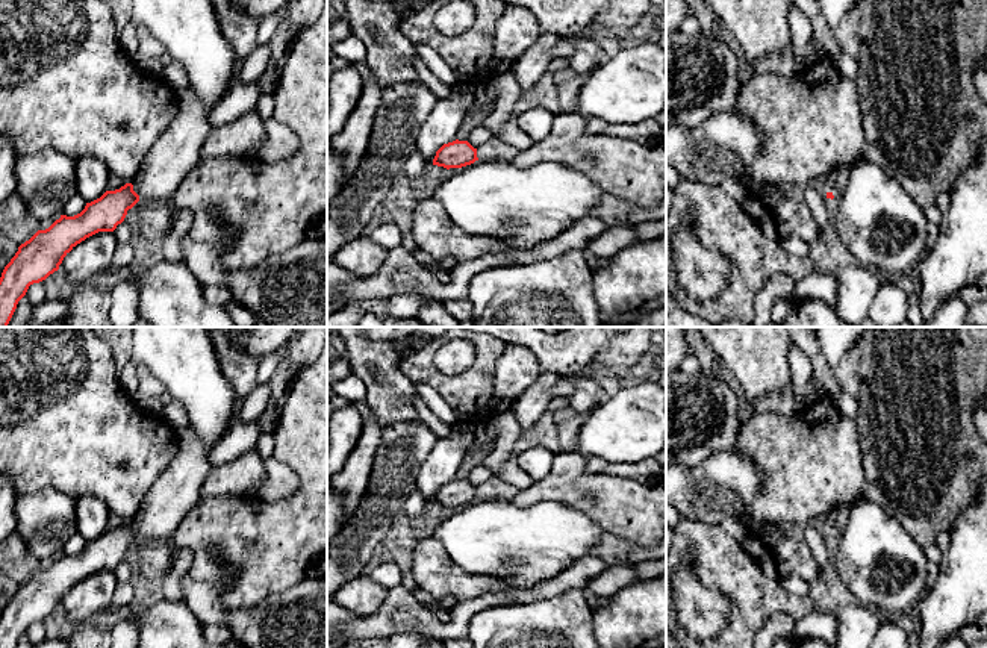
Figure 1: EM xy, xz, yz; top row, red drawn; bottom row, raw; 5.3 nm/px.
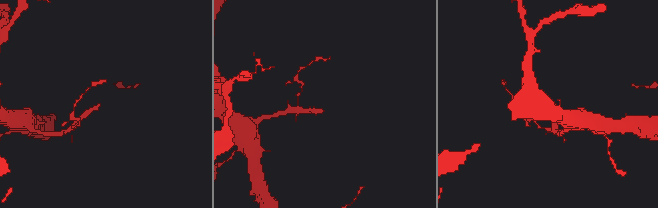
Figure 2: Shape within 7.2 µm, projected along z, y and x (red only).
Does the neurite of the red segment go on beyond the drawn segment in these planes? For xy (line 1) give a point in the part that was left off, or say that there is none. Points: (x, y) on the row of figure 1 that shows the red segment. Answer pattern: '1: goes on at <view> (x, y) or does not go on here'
1: goes on at xy (179, 150)

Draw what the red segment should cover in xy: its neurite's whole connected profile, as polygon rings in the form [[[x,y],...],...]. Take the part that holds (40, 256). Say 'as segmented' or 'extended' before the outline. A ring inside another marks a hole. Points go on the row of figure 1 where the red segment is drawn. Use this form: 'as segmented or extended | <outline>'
extended | [[[189,85],[179,94],[179,98],[180,111],[177,117],[147,153],[132,183],[126,183],[115,191],[106,191],[100,198],[86,203],[85,209],[74,217],[61,215],[48,229],[38,230],[18,247],[0,277],[0,327],[8,327],[29,286],[58,271],[64,257],[77,244],[98,232],[114,232],[124,221],[127,210],[139,200],[170,200],[176,194],[182,179],[200,162],[201,147],[213,132],[209,124],[209,112],[213,106],[206,106]]]

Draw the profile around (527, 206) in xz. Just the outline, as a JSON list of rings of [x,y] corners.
[[[492,157],[463,167],[430,197],[466,233],[500,238],[528,251],[592,217],[602,194],[575,168],[556,162],[516,167],[506,157]]]

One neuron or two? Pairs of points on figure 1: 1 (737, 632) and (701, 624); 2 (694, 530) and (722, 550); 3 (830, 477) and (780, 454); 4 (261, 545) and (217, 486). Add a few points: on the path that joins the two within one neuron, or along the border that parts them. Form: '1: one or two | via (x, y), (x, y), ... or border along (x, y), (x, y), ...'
1: two | border along (722, 592), (728, 600), (728, 615), (718, 632)
2: one | via (701, 538), (715, 545)
3: one | via (818, 467), (798, 454), (792, 454)
4: two | border along (202, 494), (227, 494), (258, 501)

